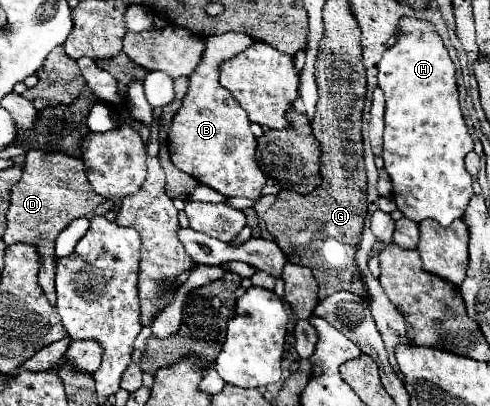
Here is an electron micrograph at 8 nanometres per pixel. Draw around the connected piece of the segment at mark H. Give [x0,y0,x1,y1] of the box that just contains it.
[378,16,474,228]

